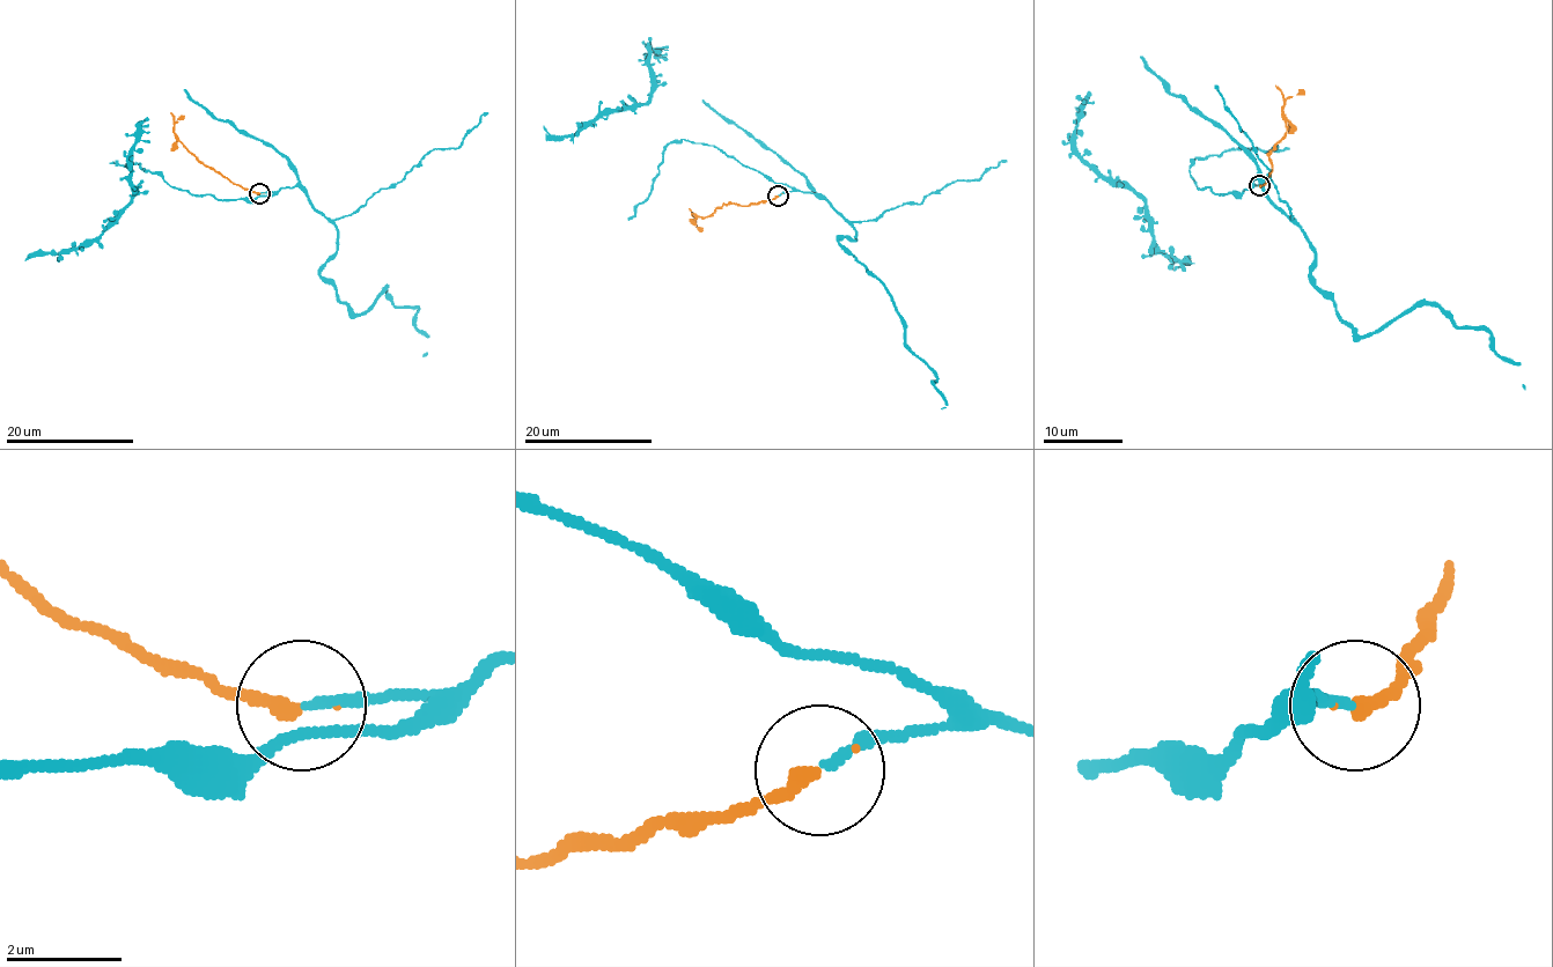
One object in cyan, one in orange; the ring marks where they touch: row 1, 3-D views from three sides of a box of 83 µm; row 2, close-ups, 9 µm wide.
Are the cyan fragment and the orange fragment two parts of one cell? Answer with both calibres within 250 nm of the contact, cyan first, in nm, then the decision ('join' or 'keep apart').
160/280 nm | join

